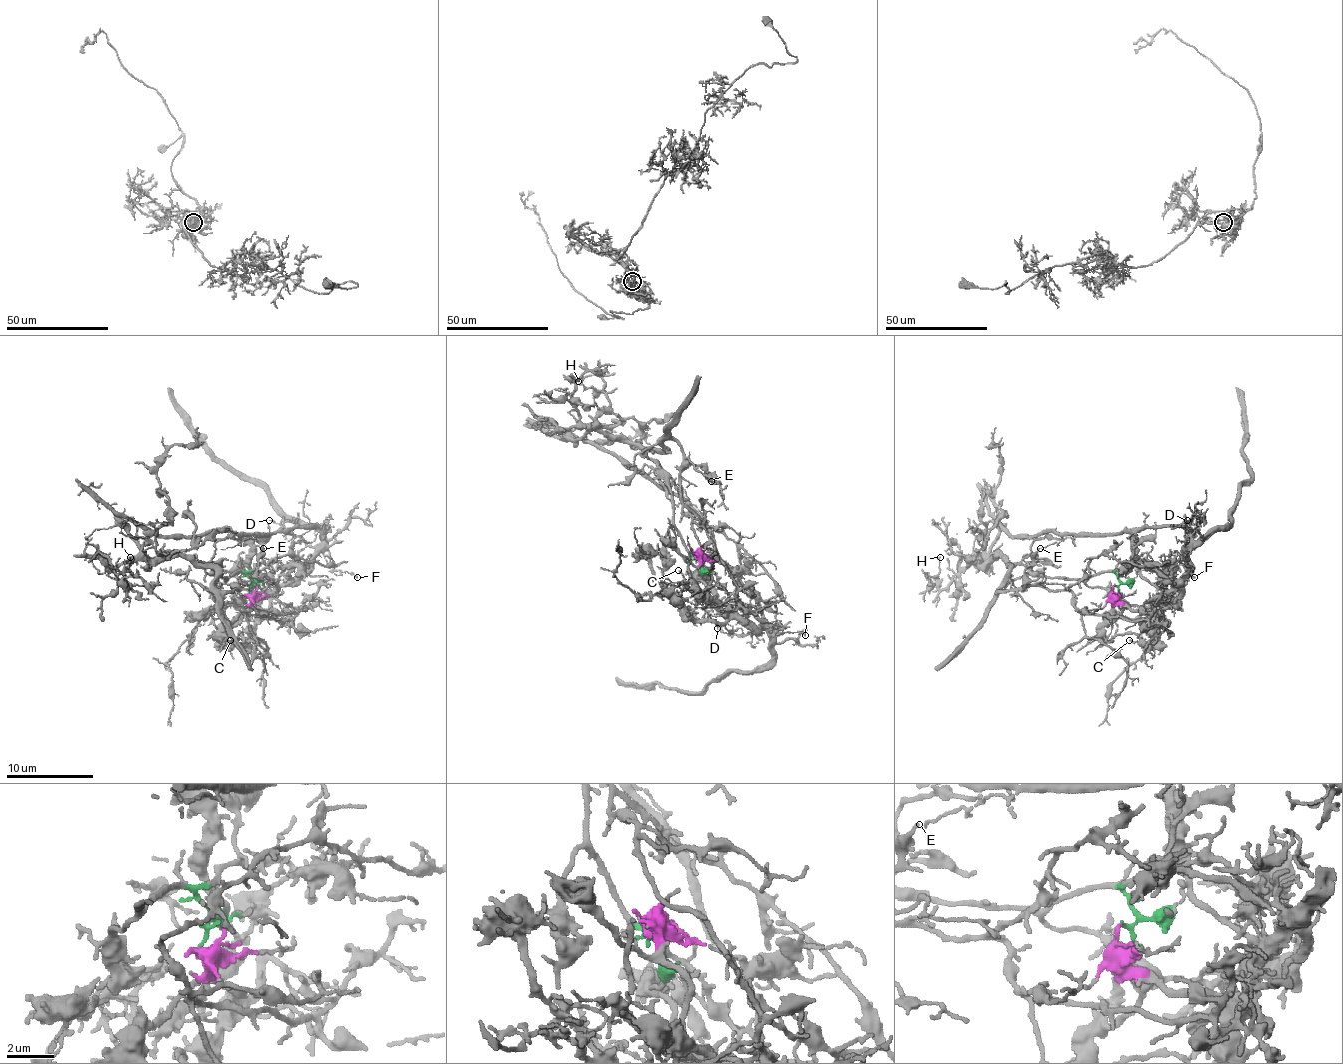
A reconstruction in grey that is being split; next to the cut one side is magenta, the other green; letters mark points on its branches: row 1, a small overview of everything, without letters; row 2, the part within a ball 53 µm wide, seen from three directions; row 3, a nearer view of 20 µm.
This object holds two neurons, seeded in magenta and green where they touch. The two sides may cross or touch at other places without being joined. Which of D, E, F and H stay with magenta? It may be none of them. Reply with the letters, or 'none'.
D, F

